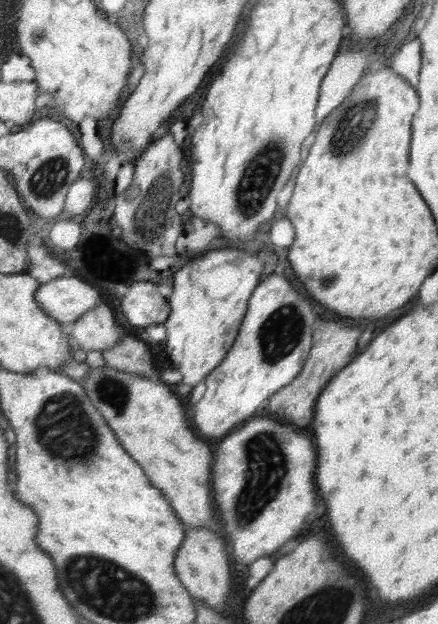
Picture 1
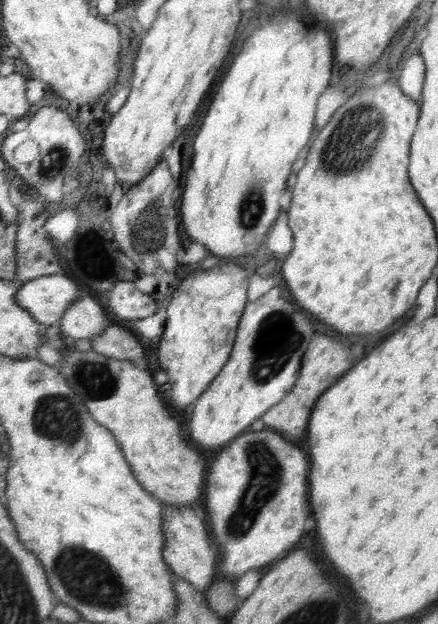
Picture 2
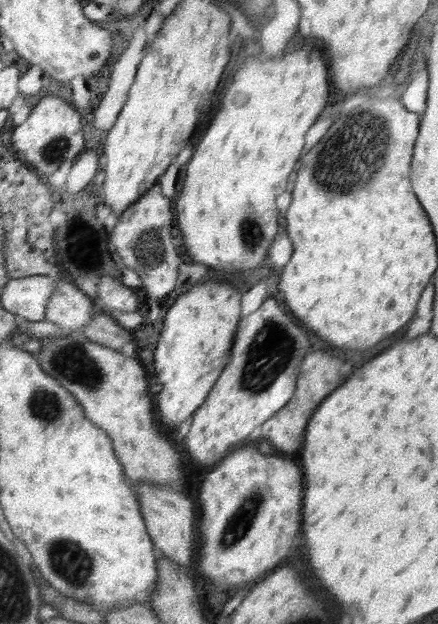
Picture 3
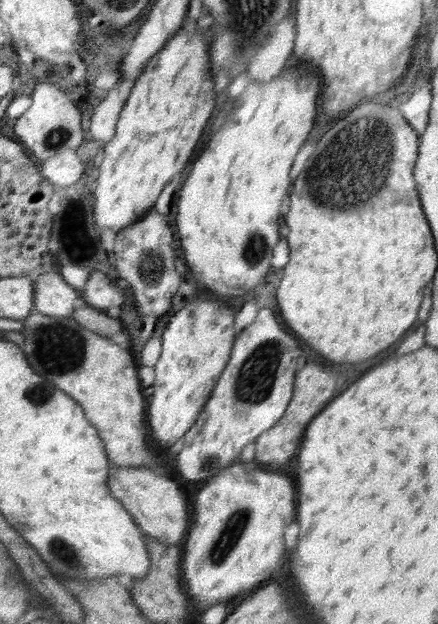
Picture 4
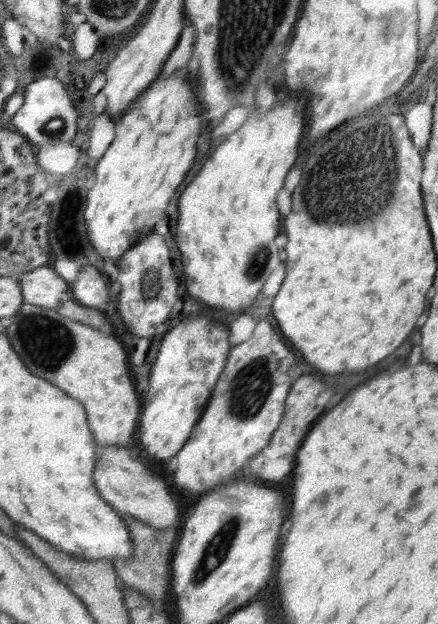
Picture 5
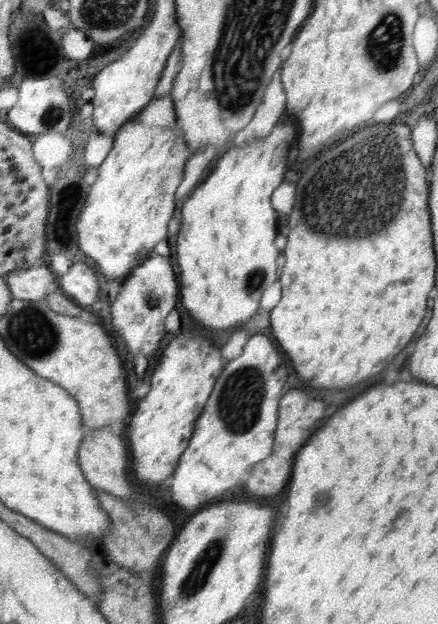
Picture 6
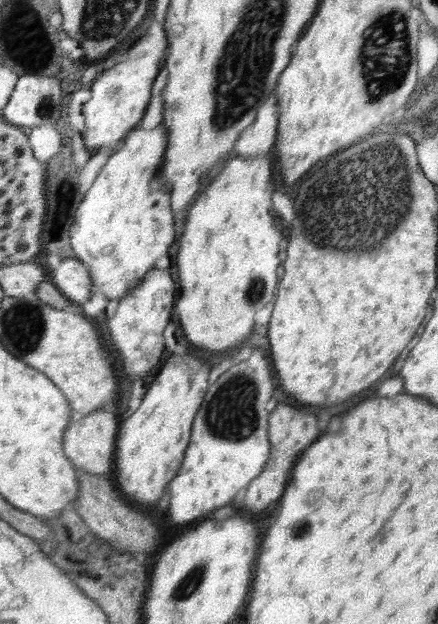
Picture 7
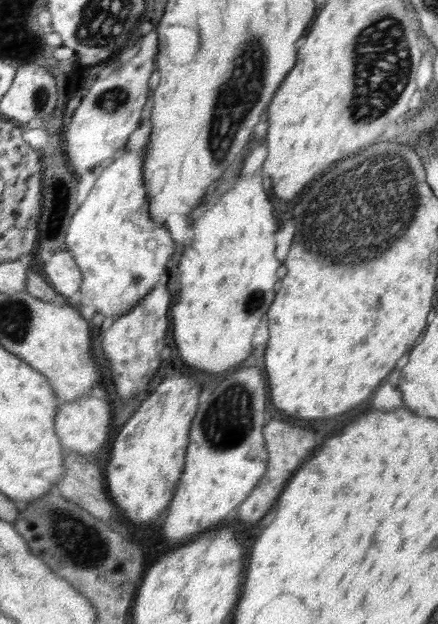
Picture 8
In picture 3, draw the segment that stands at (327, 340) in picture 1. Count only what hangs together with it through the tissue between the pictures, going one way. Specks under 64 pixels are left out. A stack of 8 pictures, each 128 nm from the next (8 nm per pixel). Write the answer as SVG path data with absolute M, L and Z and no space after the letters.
M326 350L312 352L312 354L307 354L306 358L303 358L296 390L292 398L280 411L274 413L272 417L262 423L261 436L264 448L275 451L277 454L292 454L304 442L304 434L309 418L324 398L340 386L340 378L336 378L336 372L342 368L342 364L344 364L342 358L334 358Z

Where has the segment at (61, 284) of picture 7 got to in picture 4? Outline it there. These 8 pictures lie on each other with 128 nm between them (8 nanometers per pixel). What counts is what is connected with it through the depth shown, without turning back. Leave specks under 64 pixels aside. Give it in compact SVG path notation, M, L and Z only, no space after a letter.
M92 272L86 286L80 290L86 306L101 310L107 310L110 306L122 306L126 302L126 296L121 291L121 285L110 282L102 272Z

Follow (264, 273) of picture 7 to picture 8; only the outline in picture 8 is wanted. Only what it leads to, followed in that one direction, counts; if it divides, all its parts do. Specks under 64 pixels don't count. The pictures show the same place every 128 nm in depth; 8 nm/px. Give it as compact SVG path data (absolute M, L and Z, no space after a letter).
M260 171L254 175L240 173L230 189L207 209L200 220L192 223L194 235L180 258L180 294L171 308L174 322L174 338L182 362L188 368L204 370L210 374L230 374L232 368L241 366L253 351L252 338L258 330L258 322L267 314L275 298L274 284L278 282L277 270L281 262L275 258L274 234L281 227L274 218L274 206L270 203L267 182Z

